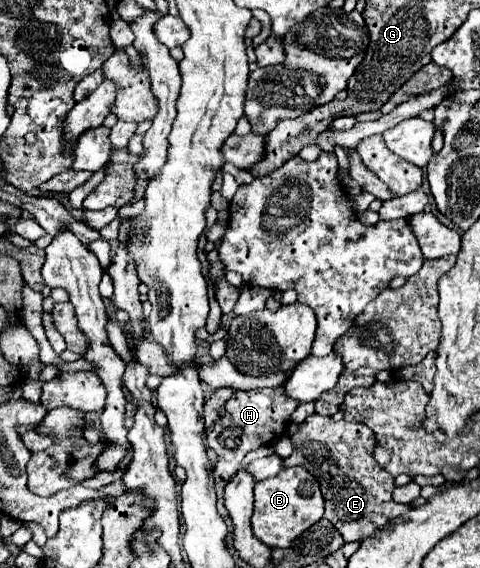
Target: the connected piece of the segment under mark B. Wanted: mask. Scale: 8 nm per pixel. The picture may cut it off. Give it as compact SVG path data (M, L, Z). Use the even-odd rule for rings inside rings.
M284 467L276 477L264 479L254 487L254 515L252 529L254 535L268 547L290 547L290 543L320 521L324 515L324 499L318 481L304 467Z

